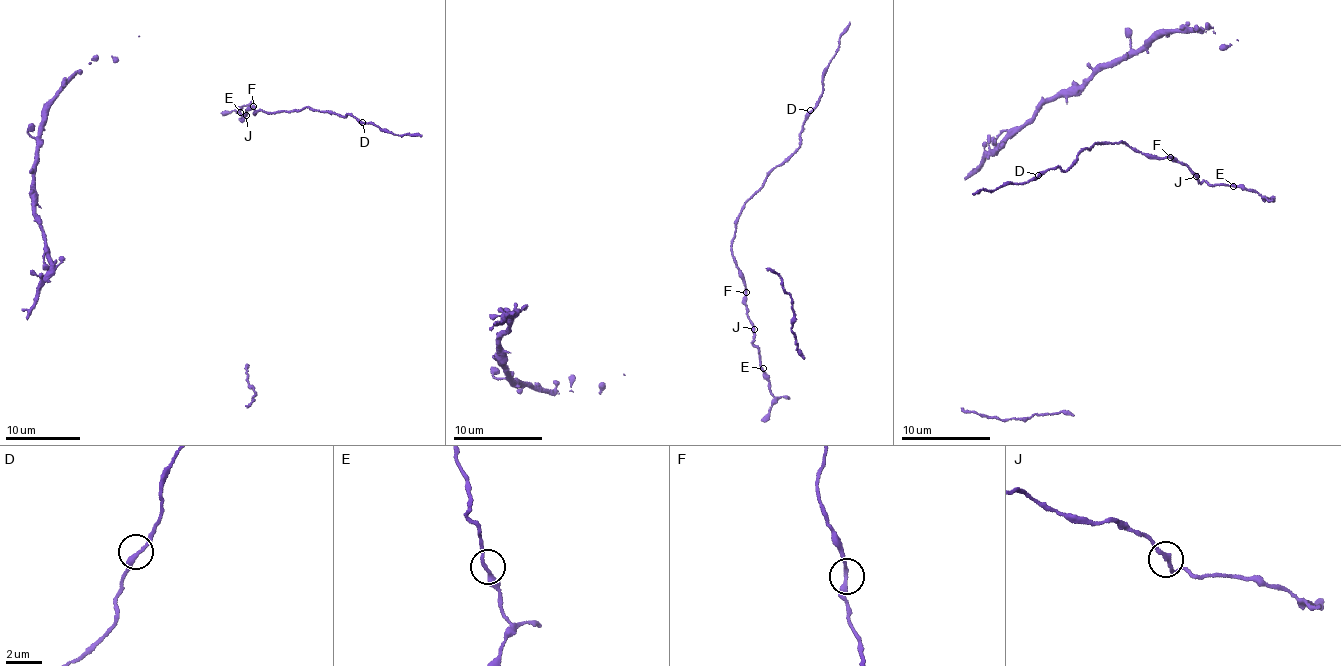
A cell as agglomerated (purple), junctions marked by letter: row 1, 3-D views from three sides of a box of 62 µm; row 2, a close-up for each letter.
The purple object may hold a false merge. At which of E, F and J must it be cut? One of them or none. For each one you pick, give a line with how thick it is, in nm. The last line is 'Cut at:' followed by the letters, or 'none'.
Cut at: none

